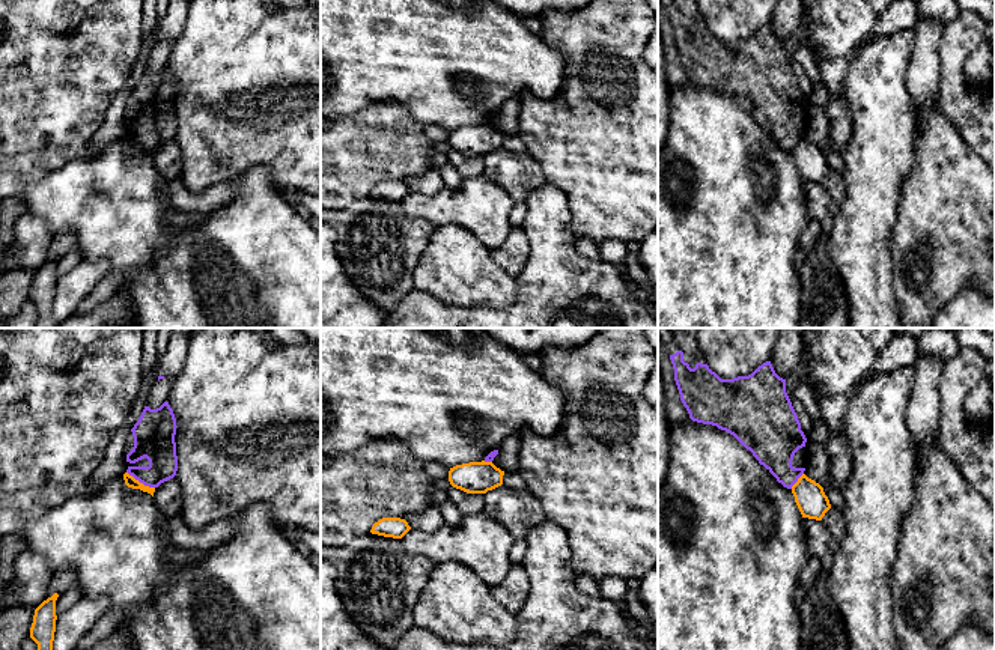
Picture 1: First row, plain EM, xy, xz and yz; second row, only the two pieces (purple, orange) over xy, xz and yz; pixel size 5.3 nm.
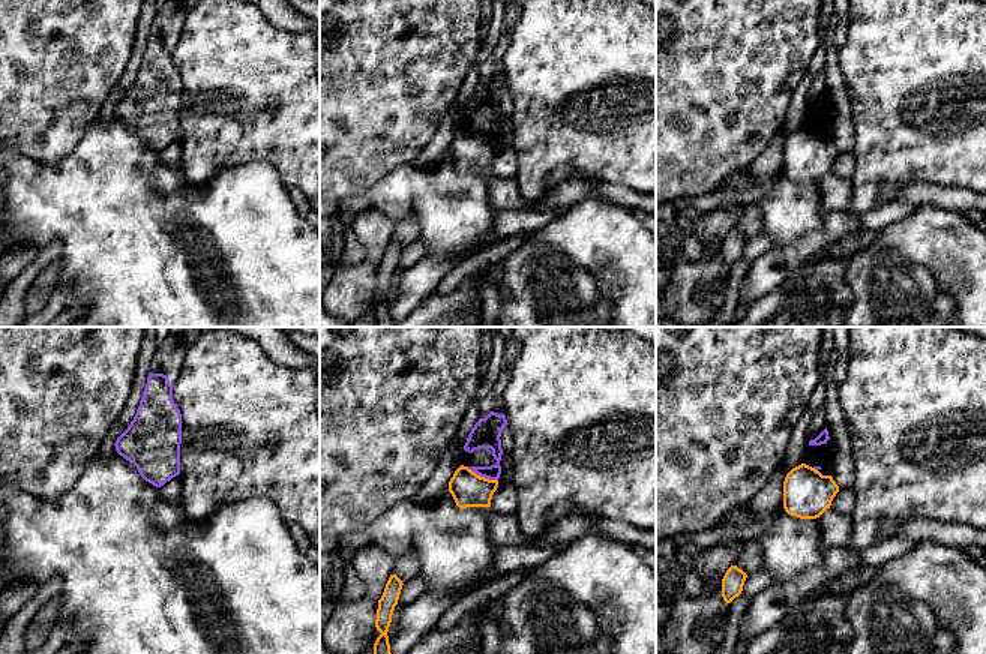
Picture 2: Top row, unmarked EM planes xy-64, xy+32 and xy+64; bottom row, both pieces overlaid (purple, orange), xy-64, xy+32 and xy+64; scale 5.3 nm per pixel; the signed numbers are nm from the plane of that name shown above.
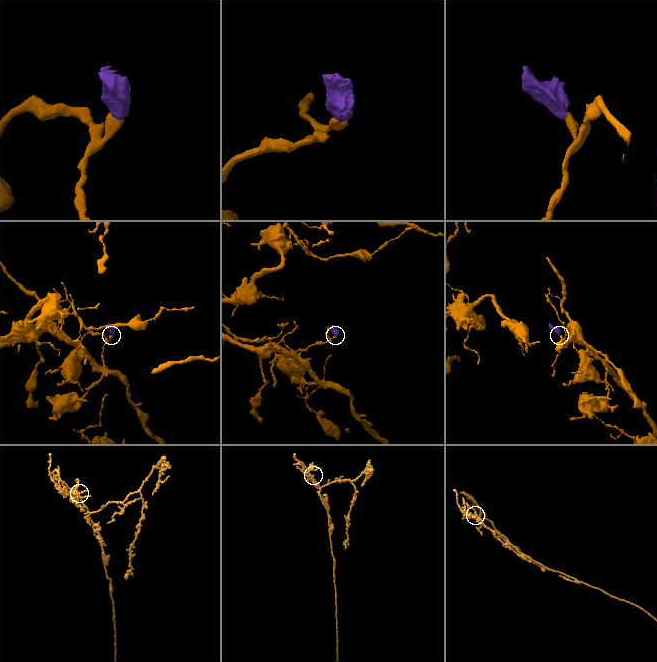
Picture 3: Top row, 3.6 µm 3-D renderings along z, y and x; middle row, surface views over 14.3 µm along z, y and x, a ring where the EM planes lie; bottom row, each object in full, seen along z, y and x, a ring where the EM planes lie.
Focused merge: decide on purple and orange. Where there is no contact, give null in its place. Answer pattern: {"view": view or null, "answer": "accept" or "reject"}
{"view": "xy", "answer": "reject"}

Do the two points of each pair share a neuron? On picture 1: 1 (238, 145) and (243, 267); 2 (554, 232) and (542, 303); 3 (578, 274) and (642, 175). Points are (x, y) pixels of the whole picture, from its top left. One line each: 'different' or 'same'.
1: different
2: same
3: different

